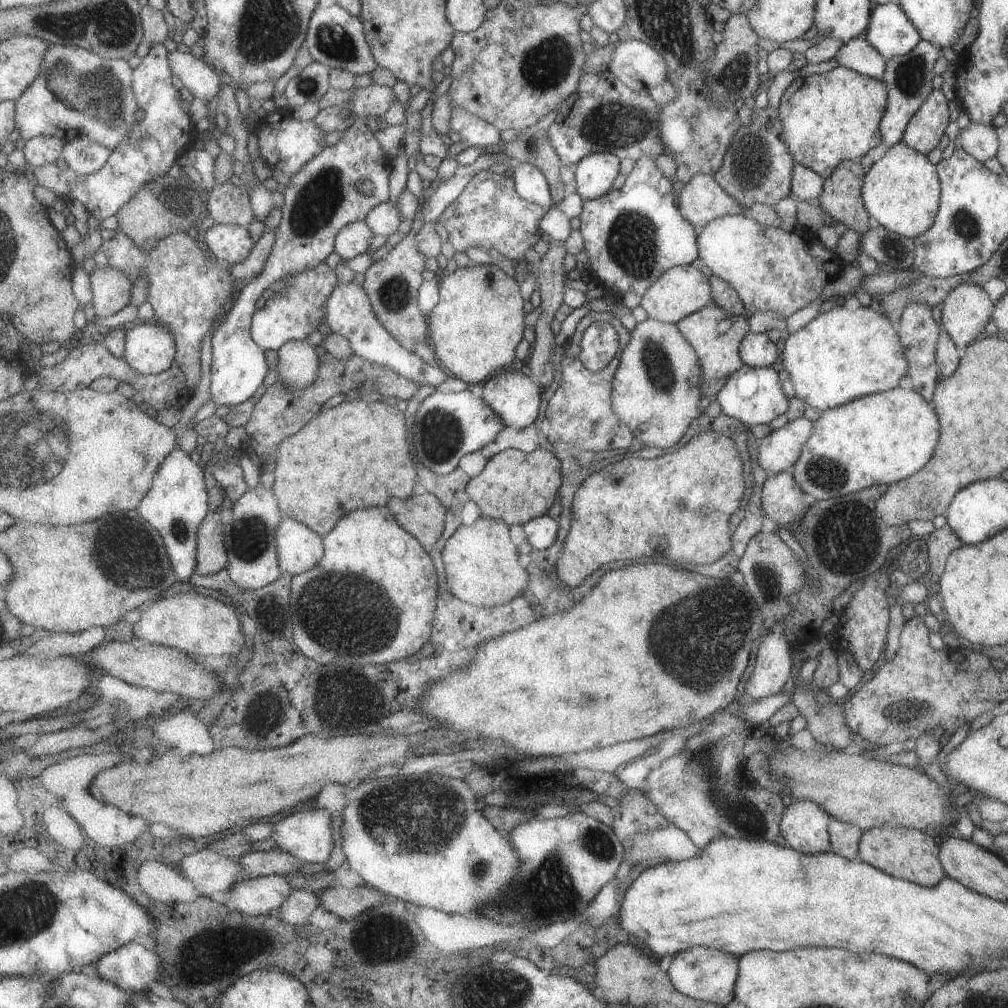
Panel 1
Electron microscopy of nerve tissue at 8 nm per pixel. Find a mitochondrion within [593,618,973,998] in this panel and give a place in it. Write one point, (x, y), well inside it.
(742, 813)

